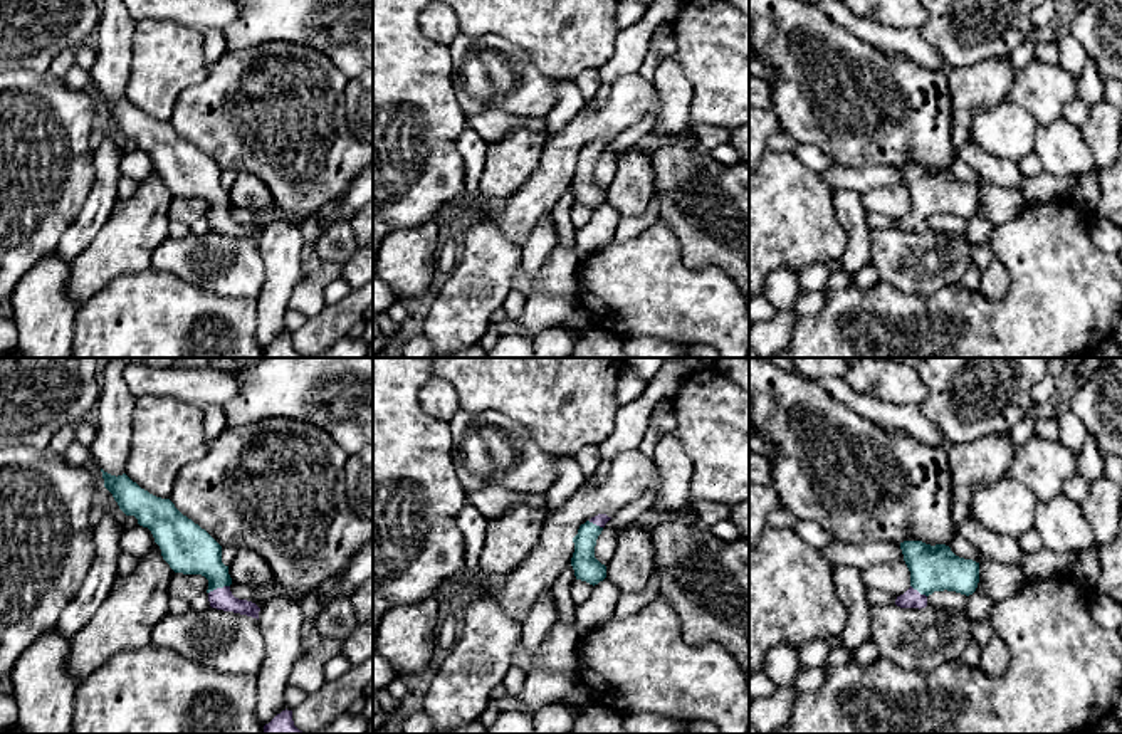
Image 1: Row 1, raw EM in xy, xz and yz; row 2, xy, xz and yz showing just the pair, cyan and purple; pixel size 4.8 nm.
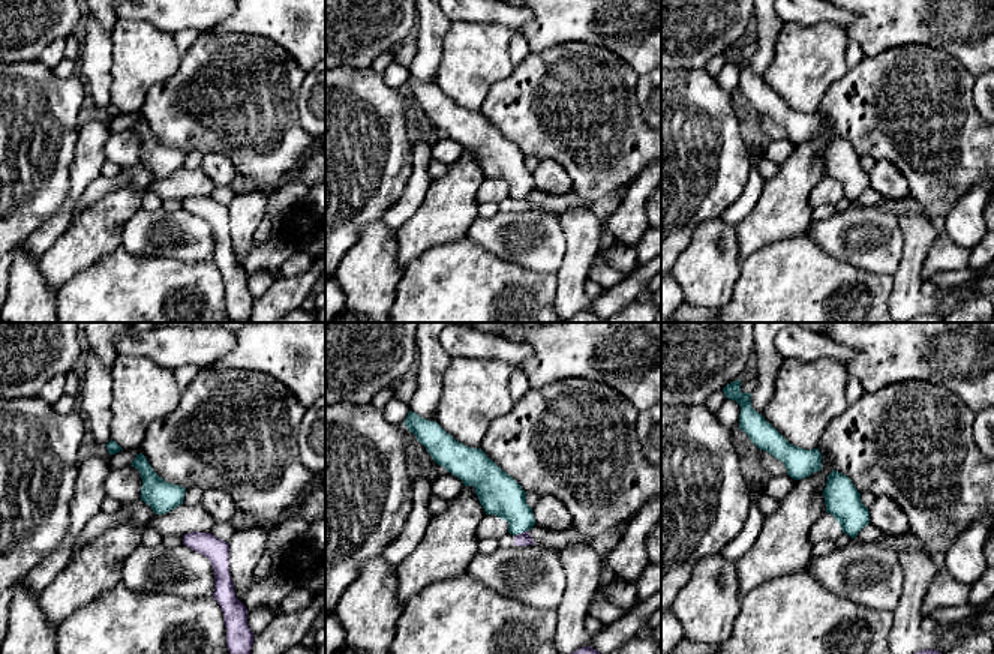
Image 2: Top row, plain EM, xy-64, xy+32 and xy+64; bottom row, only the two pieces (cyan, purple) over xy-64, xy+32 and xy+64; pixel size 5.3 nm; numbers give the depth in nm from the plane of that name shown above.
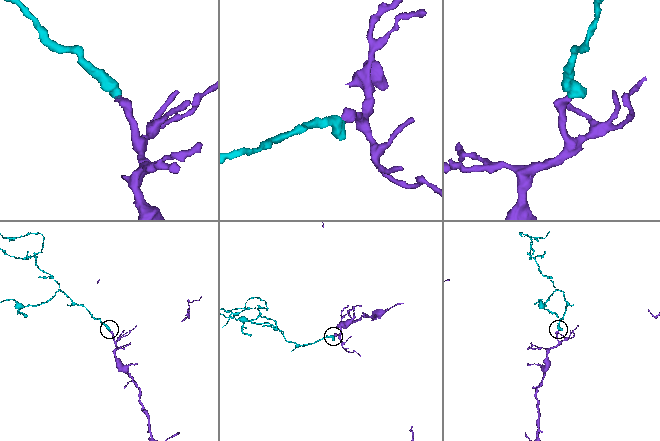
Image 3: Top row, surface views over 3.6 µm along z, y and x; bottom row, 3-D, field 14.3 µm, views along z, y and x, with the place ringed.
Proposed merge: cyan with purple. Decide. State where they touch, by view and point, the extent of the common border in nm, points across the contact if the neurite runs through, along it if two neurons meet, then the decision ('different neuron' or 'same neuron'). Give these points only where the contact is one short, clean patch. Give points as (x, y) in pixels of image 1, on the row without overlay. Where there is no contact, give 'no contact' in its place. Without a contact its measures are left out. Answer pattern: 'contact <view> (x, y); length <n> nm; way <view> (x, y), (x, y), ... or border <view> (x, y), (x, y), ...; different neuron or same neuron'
contact xy (219, 210); length 110 nm; way xy (185, 170), (219, 210), (220, 222); same neuron

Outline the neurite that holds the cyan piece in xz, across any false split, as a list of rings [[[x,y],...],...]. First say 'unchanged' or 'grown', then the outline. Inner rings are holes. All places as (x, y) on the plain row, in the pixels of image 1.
grown; [[[598,138],[579,149],[578,158],[573,161],[574,176],[571,190],[576,203],[590,208],[598,208],[606,202],[606,190],[595,181],[596,163],[601,158],[605,148],[610,144],[606,138]]]

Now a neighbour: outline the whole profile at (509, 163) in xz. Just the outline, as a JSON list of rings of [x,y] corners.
[[[517,128],[487,144],[485,165],[475,197],[506,200],[537,170],[546,133]]]

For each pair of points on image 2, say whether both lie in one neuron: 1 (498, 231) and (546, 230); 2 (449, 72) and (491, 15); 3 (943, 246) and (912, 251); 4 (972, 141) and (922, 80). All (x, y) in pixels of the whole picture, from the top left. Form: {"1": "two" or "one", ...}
{"1": "one", "2": "two", "3": "two", "4": "one"}

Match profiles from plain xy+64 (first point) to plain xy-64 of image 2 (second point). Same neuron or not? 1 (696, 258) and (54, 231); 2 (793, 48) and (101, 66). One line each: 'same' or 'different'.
1: different
2: different

